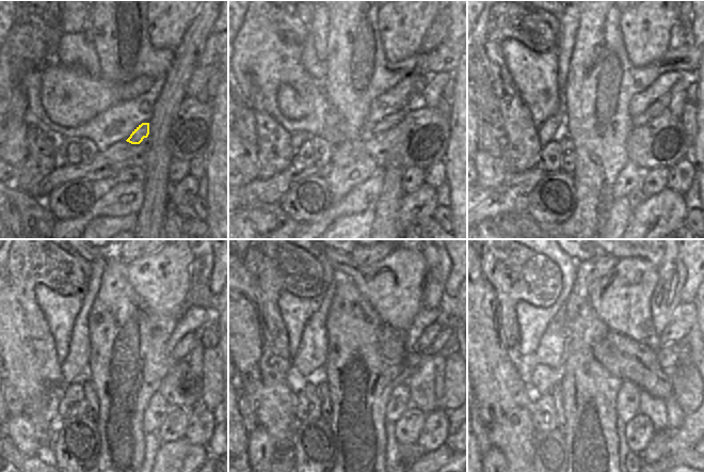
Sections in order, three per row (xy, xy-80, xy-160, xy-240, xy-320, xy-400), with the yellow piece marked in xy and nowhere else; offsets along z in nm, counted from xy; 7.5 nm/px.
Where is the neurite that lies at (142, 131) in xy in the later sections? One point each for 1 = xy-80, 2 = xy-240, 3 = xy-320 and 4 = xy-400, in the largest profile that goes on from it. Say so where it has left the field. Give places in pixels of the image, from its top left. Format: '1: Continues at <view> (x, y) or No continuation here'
1: Continues at xy-80 (388, 122)
2: Continues at xy-240 (181, 350)
3: Continues at xy-320 (430, 334)
4: Continues at xy-400 (684, 320)

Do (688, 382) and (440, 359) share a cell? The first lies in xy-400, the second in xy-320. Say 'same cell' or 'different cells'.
different cells

